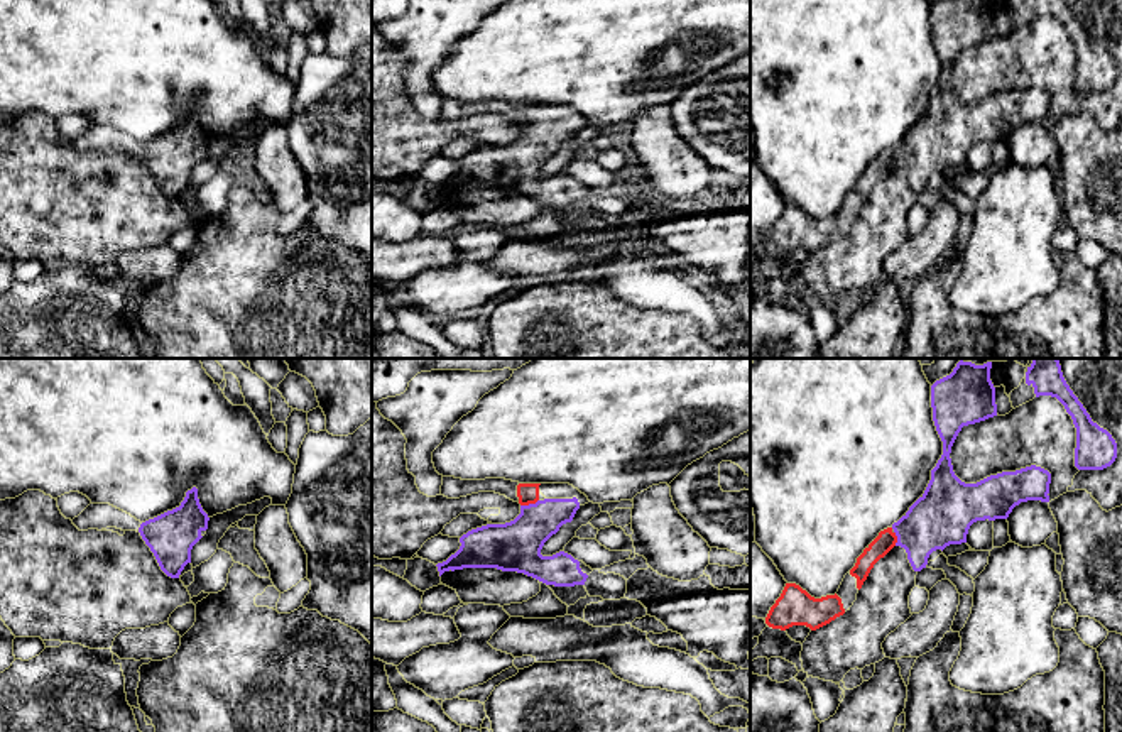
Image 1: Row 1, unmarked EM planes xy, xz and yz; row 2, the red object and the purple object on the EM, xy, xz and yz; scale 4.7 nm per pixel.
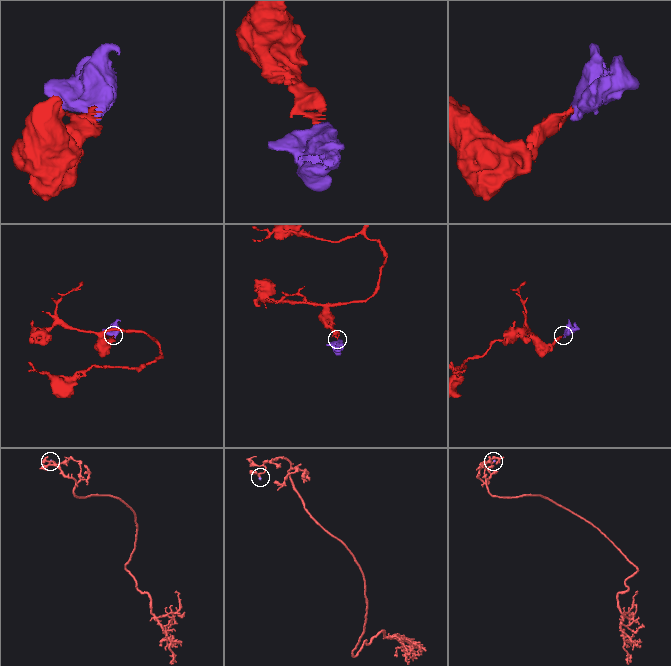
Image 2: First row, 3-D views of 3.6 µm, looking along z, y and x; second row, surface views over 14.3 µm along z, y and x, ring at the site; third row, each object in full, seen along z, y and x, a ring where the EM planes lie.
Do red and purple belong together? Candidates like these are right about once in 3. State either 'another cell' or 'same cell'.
same cell

